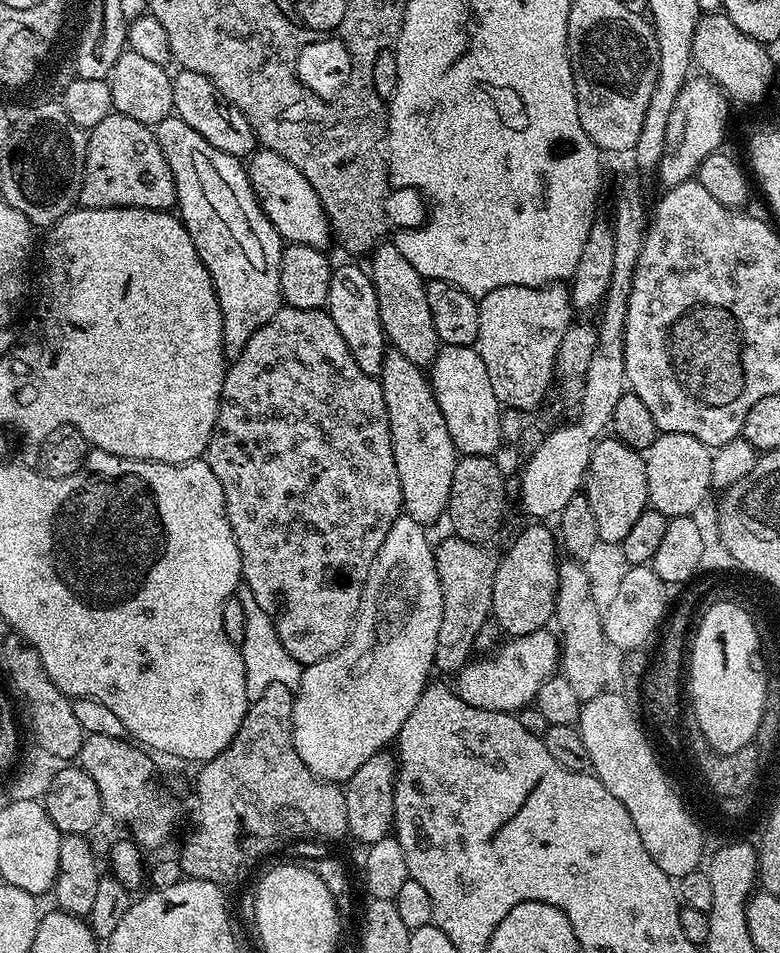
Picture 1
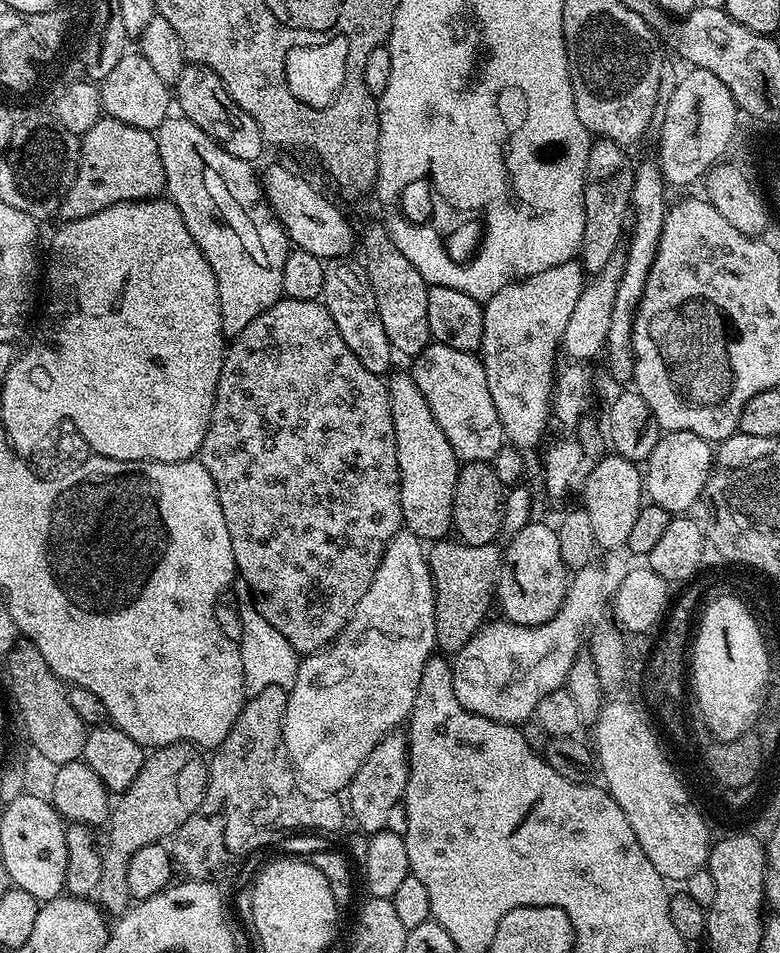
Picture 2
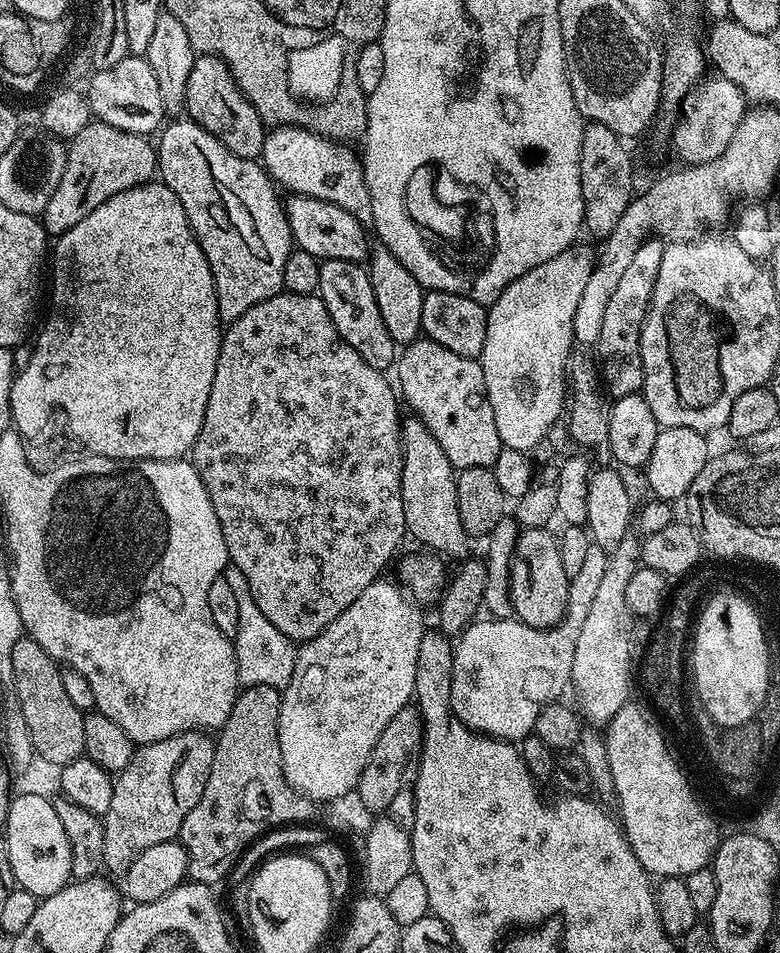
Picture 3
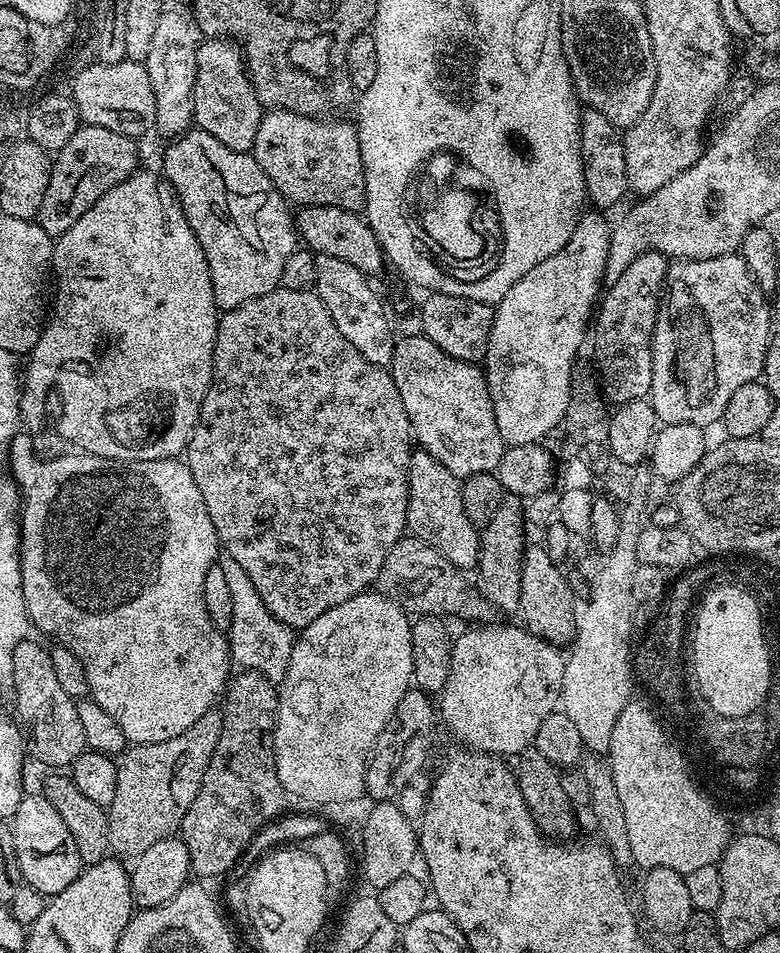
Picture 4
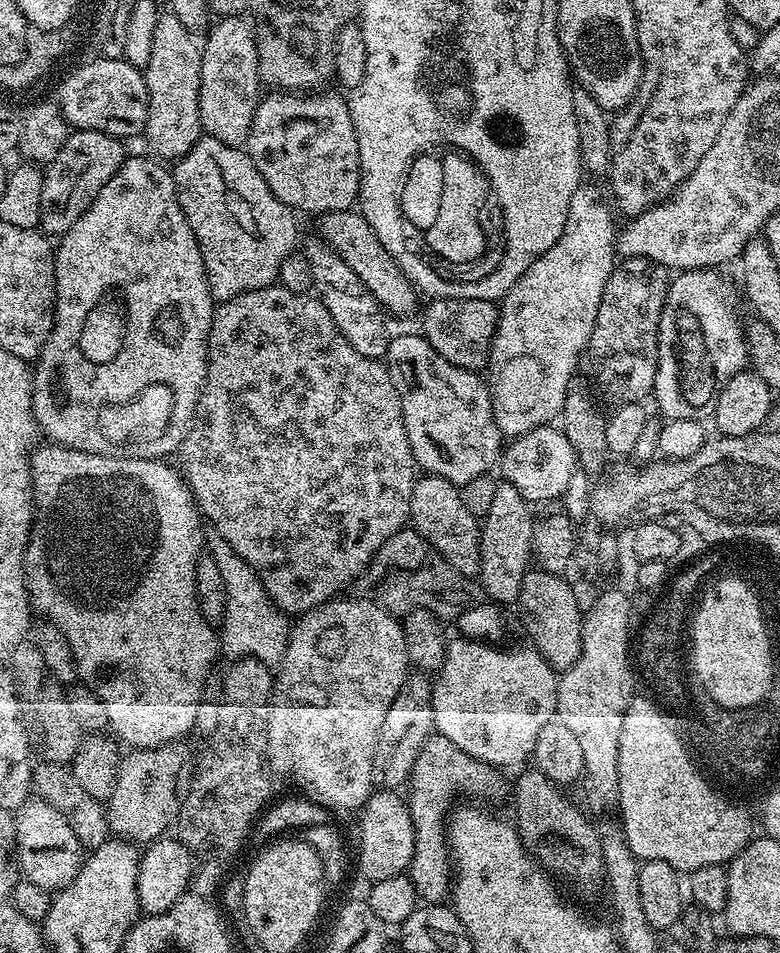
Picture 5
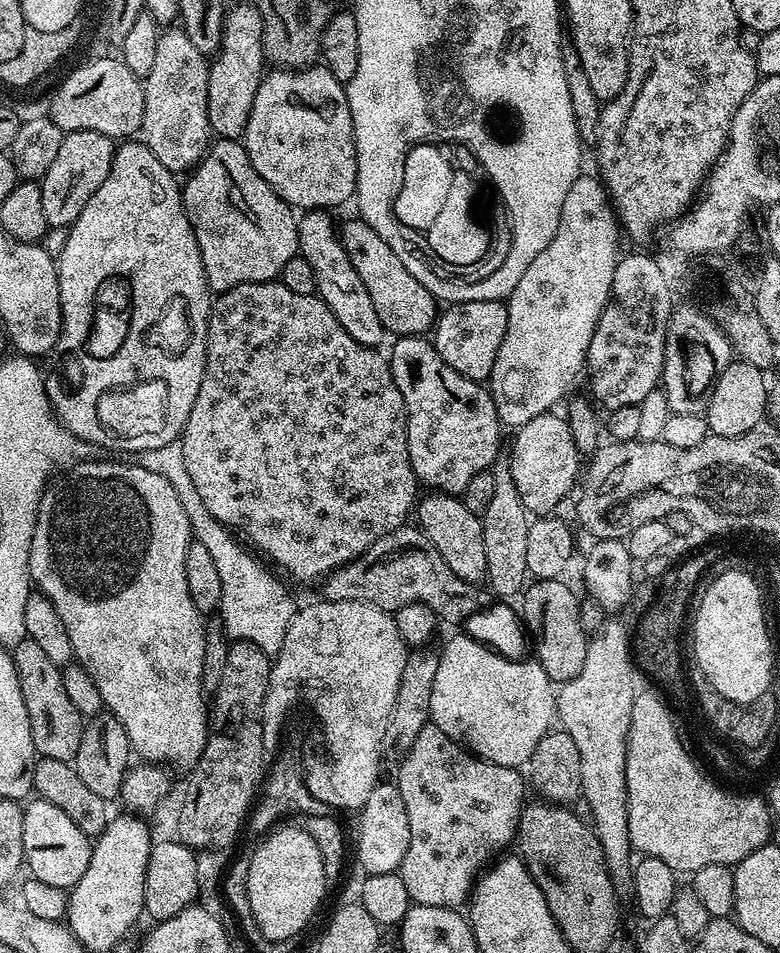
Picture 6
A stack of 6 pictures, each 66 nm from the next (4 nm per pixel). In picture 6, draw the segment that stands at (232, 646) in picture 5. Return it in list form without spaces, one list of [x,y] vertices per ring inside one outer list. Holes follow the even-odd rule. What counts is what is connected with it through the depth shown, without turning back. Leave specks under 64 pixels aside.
[[[180,440],[166,442],[166,446],[157,446],[155,450],[137,452],[134,460],[143,468],[162,474],[162,478],[166,478],[166,482],[174,486],[174,494],[178,494],[178,502],[182,502],[182,508],[190,518],[195,543],[206,546],[206,551],[214,561],[214,567],[218,569],[222,582],[218,619],[224,627],[228,640],[250,642],[258,646],[258,650],[265,652],[269,658],[274,658],[282,650],[286,630],[298,611],[298,604],[292,601],[291,594],[254,557],[250,556],[234,537],[227,536],[224,533],[227,531],[218,530],[214,514],[206,510],[206,502],[202,502],[190,473],[186,471],[186,458],[182,458]]]

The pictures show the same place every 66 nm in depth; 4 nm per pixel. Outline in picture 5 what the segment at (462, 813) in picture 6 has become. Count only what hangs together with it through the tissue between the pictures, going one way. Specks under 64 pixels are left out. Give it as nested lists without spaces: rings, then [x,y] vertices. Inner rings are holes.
[[[439,734],[426,738],[406,785],[408,809],[414,822],[414,858],[410,875],[421,901],[443,901],[449,895],[454,880],[454,865],[446,839],[446,817],[453,807],[452,799],[459,792],[469,792],[472,798],[488,796],[499,786],[500,776],[501,773],[492,765],[458,750],[450,738]]]

